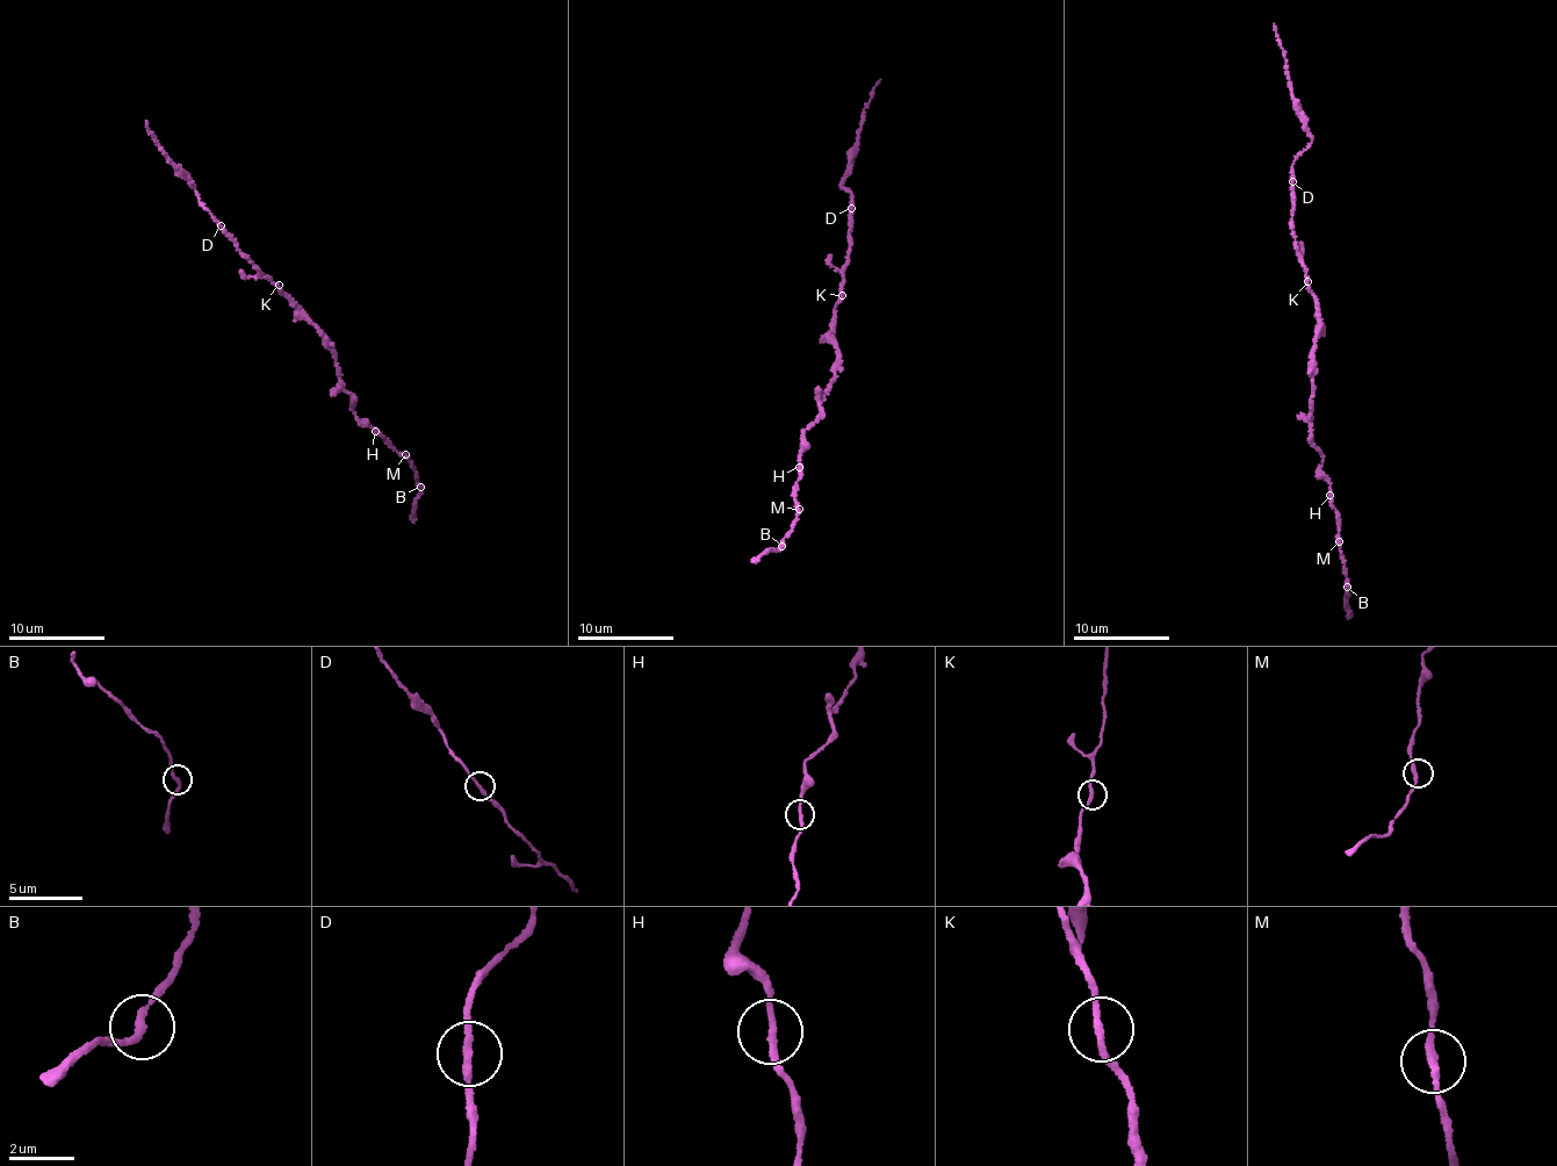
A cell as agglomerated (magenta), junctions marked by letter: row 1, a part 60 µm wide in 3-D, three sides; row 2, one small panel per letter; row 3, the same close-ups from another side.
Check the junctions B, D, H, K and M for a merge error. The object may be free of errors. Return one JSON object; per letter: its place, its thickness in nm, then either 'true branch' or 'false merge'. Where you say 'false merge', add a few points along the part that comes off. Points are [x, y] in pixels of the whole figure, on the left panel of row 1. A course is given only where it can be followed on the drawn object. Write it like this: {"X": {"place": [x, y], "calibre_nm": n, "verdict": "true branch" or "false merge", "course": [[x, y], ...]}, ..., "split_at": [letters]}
{"B": {"place": [420, 487], "calibre_nm": 220, "verdict": "true branch"}, "D": {"place": [221, 225], "calibre_nm": 220, "verdict": "true branch"}, "H": {"place": [375, 431], "calibre_nm": 200, "verdict": "true branch"}, "K": {"place": [279, 285], "calibre_nm": 220, "verdict": "true branch"}, "M": {"place": [405, 454], "calibre_nm": 240, "verdict": "true branch"}, "split_at": []}

